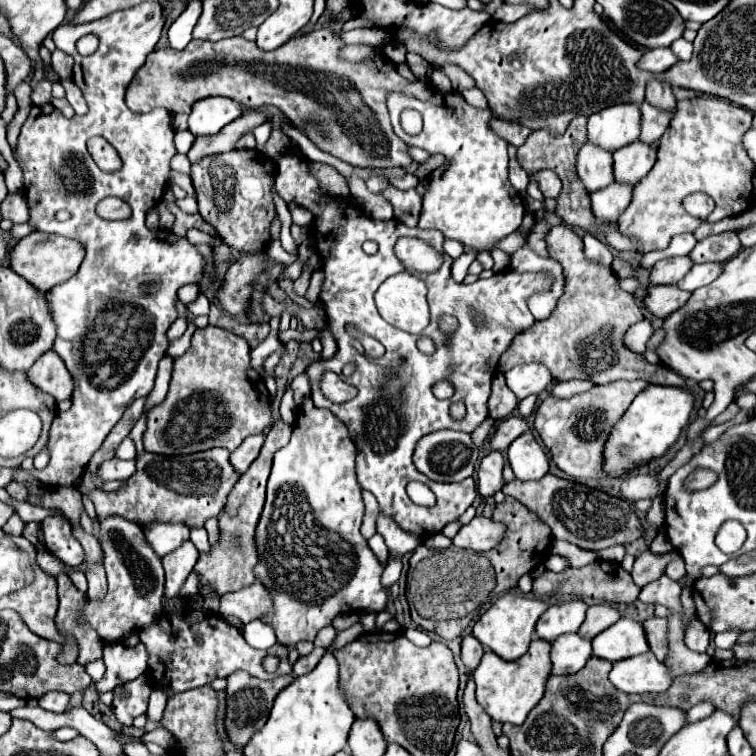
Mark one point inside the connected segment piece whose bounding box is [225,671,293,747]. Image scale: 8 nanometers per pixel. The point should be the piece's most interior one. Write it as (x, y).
(249, 700)

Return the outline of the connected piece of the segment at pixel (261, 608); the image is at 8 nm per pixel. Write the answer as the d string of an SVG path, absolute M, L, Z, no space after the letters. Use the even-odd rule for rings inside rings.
M255 581L249 589L225 593L221 597L221 607L219 607L223 615L237 617L243 625L247 625L253 619L259 619L261 613L267 613L269 609L271 609L269 593L265 593L265 587L259 581Z

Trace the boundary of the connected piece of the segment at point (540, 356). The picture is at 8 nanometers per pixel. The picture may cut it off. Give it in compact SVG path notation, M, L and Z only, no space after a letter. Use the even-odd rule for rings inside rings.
M559 225L559 227L549 229L545 241L547 241L549 257L559 261L561 267L563 267L563 277L565 277L563 295L557 299L557 307L553 309L551 317L547 317L545 321L535 321L529 329L521 331L513 339L509 349L499 359L499 371L505 373L513 365L521 365L521 363L543 363L545 367L549 367L555 381L587 379L587 381L593 381L597 385L605 385L605 383L611 383L611 381L617 381L617 379L645 379L647 383L653 383L653 385L685 387L685 379L681 375L673 373L669 367L649 365L647 361L641 359L641 355L637 355L637 353L623 347L625 331L629 329L629 325L643 319L643 311L639 307L639 301L631 293L621 291L617 287L617 275L611 269L605 269L601 265L593 265L591 261L585 261L581 235L577 235L569 227Z

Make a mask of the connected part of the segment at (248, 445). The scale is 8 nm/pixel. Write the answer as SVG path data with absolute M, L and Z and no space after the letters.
M251 435L251 437L247 437L247 439L245 439L235 451L231 451L231 455L229 455L229 461L231 461L233 469L243 475L243 473L249 469L251 461L257 459L257 455L259 455L259 451L261 451L261 445L263 445L263 435Z

